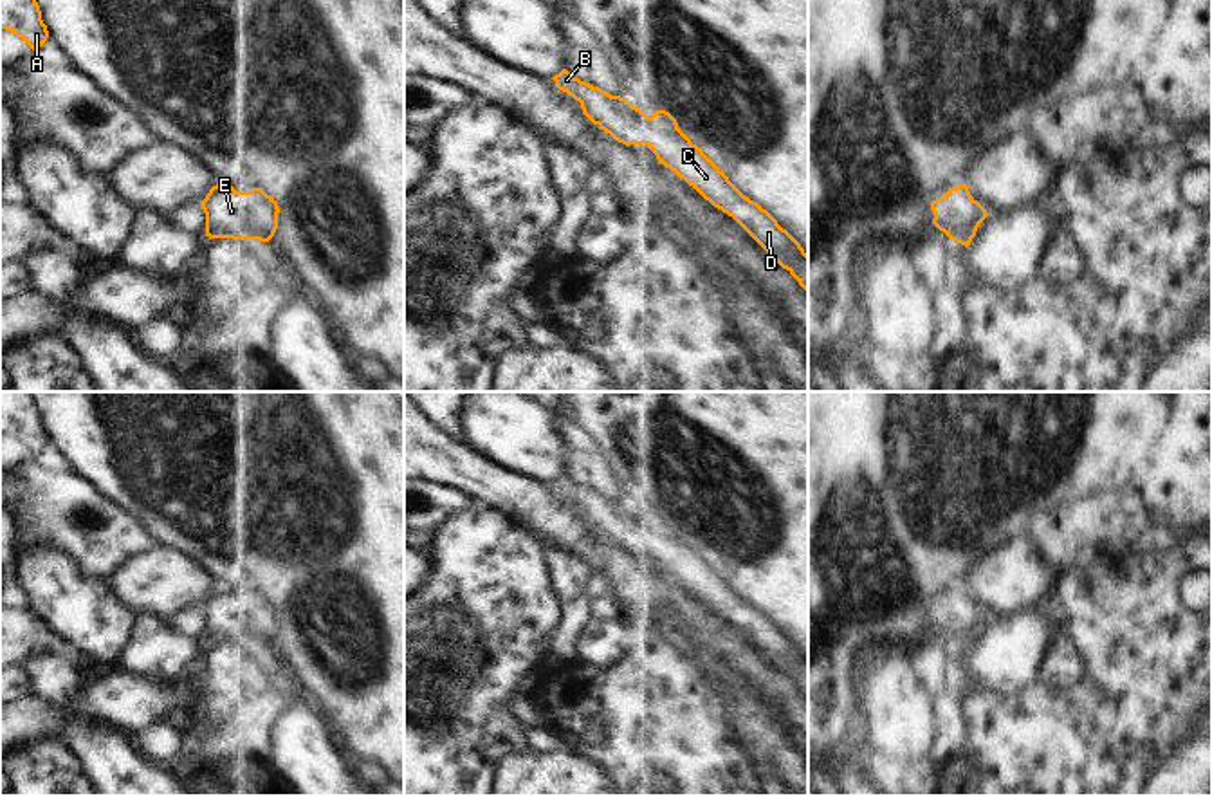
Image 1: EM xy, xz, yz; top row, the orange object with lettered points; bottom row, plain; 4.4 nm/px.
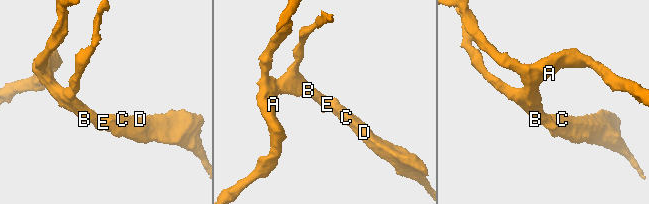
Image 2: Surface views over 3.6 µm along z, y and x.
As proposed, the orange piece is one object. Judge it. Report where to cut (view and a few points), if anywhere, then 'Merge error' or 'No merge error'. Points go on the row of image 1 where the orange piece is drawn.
No split. No merge error.

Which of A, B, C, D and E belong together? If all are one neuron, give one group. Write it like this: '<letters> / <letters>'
A B C D E

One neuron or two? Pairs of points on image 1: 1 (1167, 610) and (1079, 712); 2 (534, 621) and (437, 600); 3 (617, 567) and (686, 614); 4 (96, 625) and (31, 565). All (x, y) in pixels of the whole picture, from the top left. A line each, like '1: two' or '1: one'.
1: one
2: one
3: one
4: one

